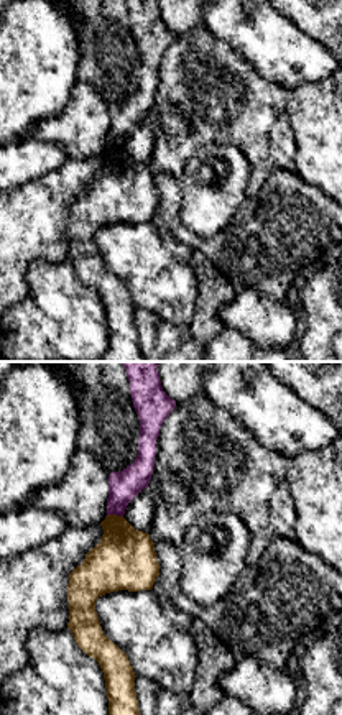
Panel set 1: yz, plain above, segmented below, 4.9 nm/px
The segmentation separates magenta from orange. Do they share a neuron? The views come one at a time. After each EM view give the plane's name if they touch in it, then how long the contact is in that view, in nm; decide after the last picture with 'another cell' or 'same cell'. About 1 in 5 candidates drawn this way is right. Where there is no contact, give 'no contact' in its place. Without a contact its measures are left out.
yz | 80 nm

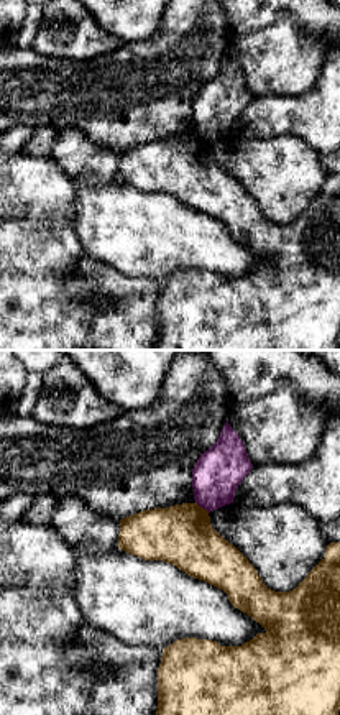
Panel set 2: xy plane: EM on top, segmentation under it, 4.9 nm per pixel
xy | 90 nm

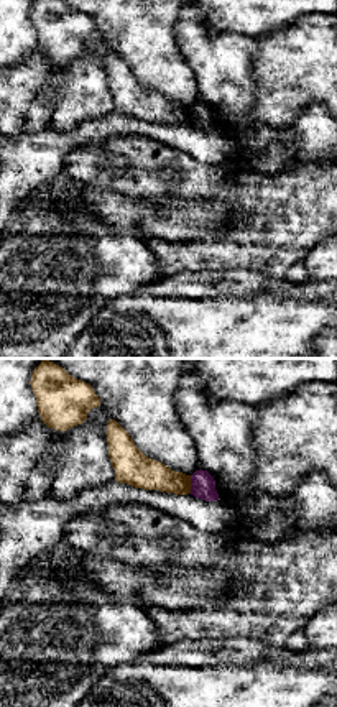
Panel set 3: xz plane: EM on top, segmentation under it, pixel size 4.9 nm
xz | 90 nm

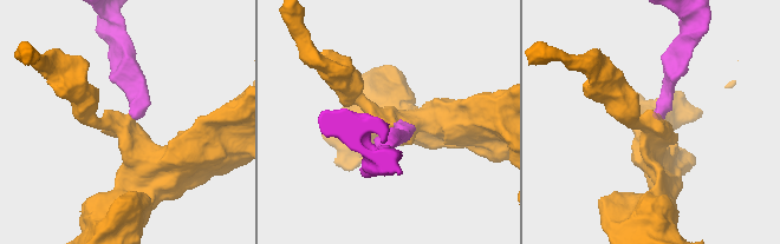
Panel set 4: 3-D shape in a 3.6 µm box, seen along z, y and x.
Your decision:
another cell

